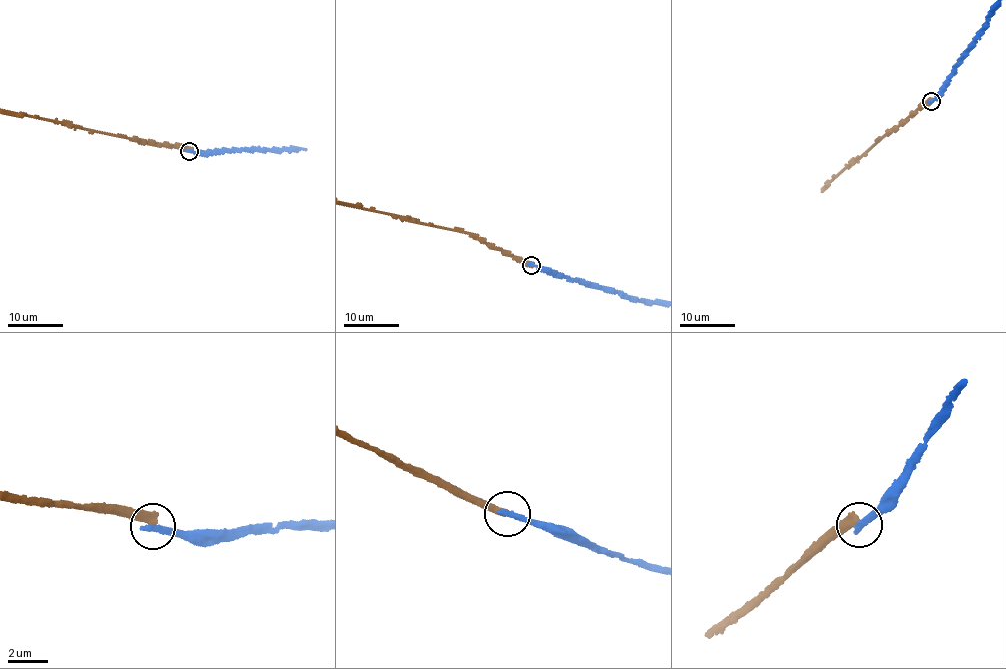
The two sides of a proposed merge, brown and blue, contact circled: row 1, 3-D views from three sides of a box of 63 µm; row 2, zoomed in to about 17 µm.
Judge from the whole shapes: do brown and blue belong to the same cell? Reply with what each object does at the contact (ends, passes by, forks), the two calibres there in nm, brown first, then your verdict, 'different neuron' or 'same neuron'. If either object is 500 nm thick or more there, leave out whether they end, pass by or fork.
brown ends there; blue ends there; 400 nm thick on the brown side, 320 nm on the other; different neuron

